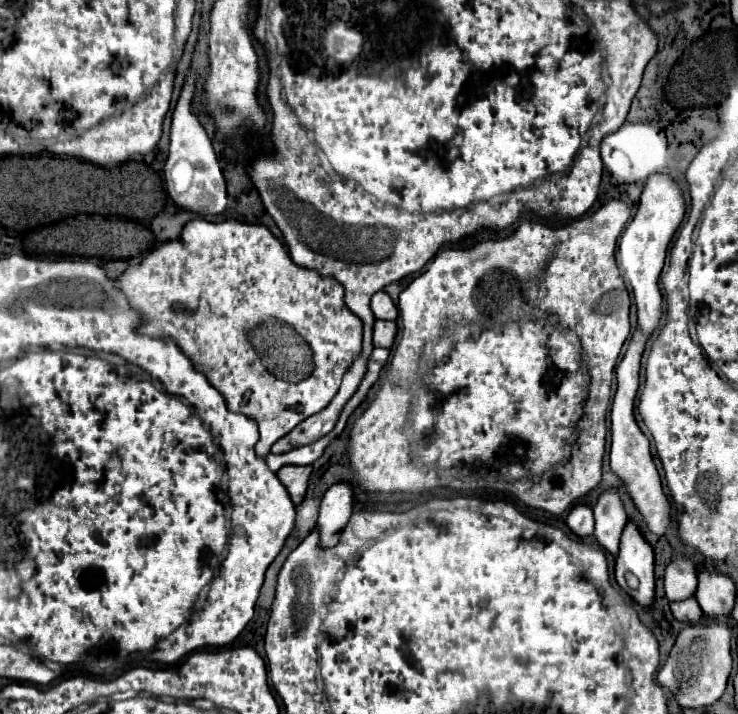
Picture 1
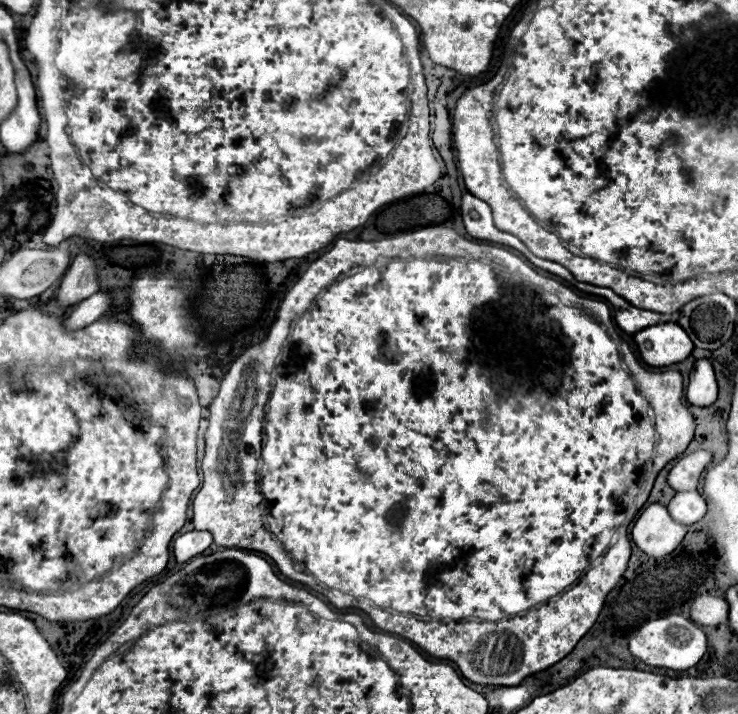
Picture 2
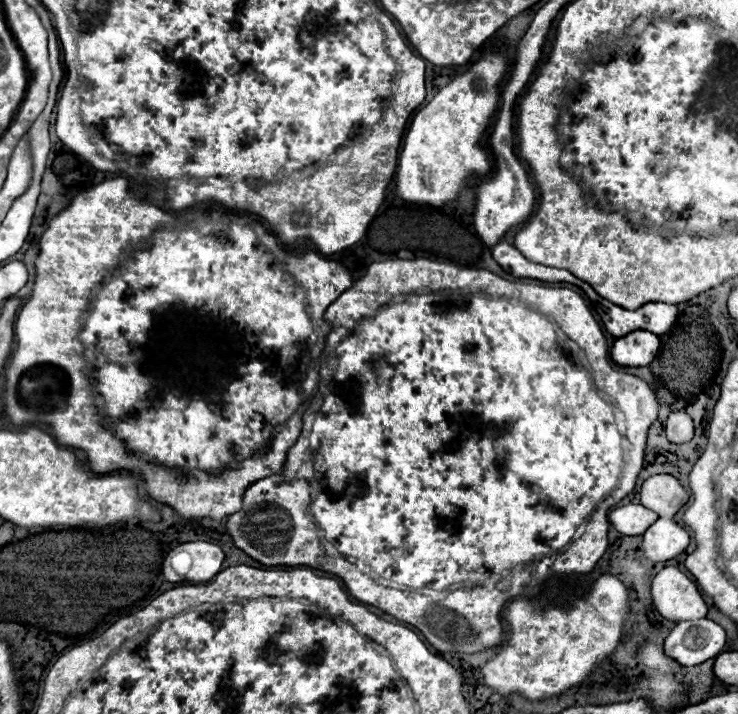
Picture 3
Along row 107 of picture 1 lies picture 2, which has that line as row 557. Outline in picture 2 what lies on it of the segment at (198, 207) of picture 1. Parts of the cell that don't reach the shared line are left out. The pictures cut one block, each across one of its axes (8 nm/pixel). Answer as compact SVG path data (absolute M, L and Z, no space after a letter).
M192 530L176 538L174 542L174 556L178 562L186 562L196 554L204 552L212 544L212 534L206 530Z

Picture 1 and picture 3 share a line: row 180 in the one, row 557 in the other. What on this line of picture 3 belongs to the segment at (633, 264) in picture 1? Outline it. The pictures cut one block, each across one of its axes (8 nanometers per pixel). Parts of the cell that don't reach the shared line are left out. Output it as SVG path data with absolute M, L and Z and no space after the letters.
M658 518L642 536L642 550L650 562L668 562L690 544L690 534L670 518Z

